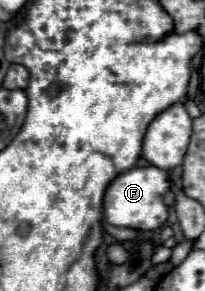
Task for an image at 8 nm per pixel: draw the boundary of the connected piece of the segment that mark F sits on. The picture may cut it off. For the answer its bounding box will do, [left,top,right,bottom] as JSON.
[104,165,170,231]

